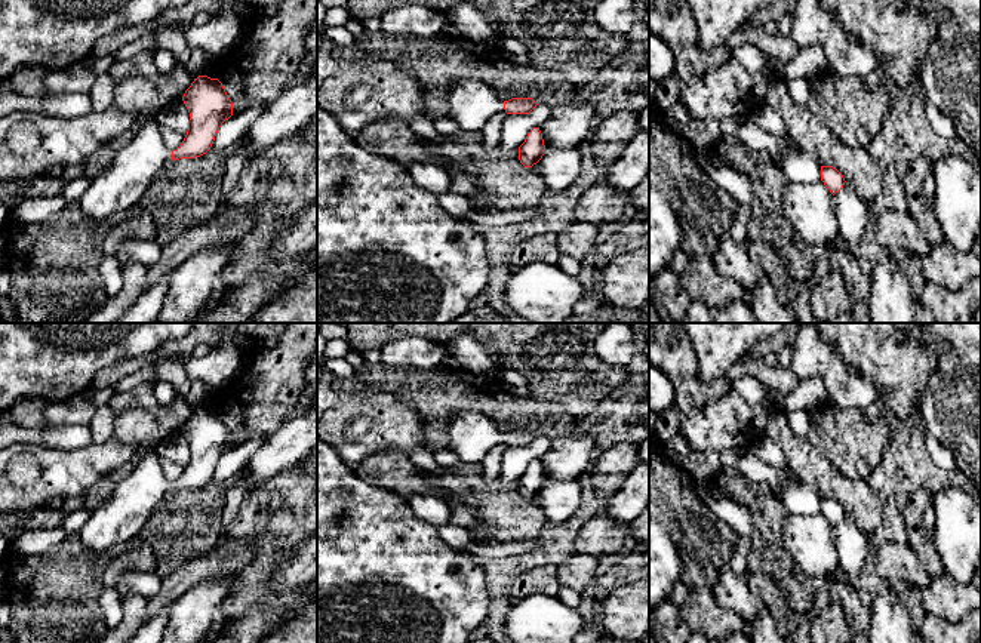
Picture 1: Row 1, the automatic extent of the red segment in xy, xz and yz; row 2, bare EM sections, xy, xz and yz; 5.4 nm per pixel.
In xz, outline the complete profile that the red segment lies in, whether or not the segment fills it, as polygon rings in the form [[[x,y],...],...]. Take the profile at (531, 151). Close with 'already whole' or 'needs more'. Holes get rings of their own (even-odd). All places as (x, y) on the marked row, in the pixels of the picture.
[[[533,127],[519,147],[519,160],[525,167],[532,167],[545,154],[545,145],[539,127]]]; already whole

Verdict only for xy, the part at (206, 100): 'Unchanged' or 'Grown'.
Grown

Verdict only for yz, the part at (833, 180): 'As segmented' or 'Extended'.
As segmented

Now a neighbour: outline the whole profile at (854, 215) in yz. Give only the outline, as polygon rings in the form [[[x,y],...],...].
[[[848,182],[833,196],[833,206],[839,234],[854,252],[861,240],[870,234],[876,207],[867,204]]]

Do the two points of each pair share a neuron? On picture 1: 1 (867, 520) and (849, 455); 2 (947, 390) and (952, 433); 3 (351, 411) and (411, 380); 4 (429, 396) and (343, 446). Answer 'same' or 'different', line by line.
1: different
2: same
3: different
4: different

